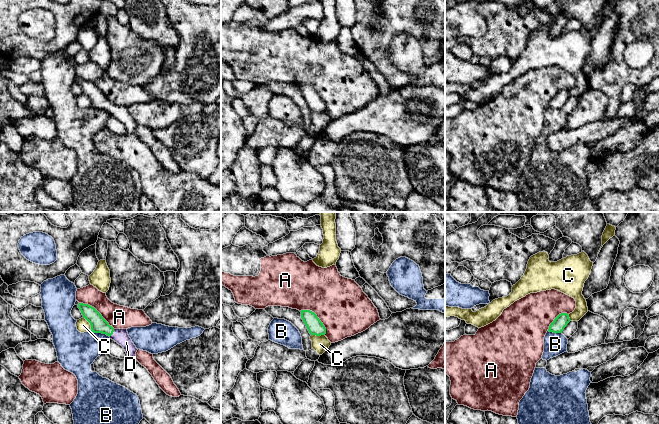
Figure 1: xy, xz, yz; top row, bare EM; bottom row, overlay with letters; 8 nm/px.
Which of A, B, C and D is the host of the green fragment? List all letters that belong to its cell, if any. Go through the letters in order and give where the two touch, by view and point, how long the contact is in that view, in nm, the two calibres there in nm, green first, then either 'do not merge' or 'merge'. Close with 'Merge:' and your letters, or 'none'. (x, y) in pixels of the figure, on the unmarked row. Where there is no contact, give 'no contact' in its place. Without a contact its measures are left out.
A: meets green in xy at (97, 87); contact 360 nm long; 130 nm thick on the green side, 190 nm on the other; do not merge
B: meets green in xy at (100, 108); contact 170 nm long; 130 nm thick on the green side, 320 nm on the other; do not merge
C: meets green in xy at (90, 100); contact 130 nm long; 130 nm thick on the green side, 100 nm on the other; do not merge
D: meets green in xy at (112, 109); contact 80 nm long; 130 nm thick on the green side, 120 nm on the other; merge
Merge: D

